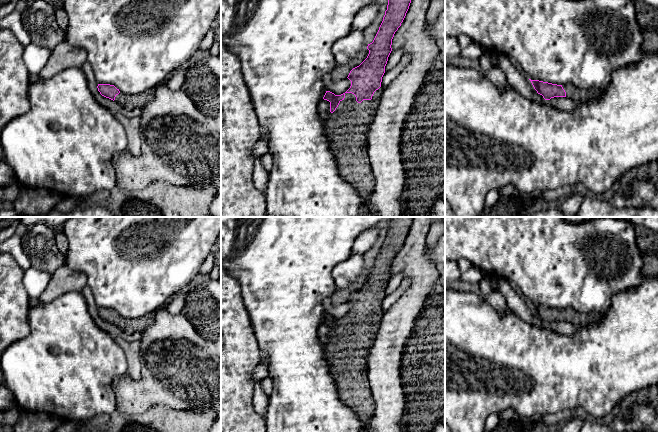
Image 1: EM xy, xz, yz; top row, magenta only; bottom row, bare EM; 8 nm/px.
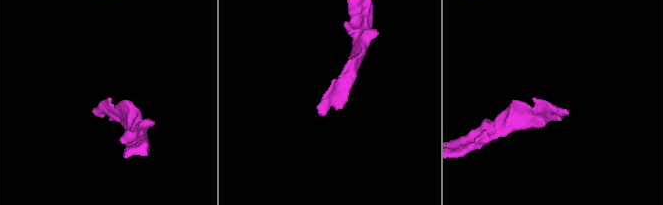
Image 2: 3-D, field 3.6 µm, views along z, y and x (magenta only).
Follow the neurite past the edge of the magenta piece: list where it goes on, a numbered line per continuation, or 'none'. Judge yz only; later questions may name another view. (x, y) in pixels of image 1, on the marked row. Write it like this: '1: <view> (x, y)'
1: yz (579, 96)

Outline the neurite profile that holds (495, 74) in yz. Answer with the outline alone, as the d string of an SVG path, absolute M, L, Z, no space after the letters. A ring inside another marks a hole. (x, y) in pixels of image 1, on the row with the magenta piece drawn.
M492 66L484 76L499 89L505 89L508 85L506 75L499 66Z

